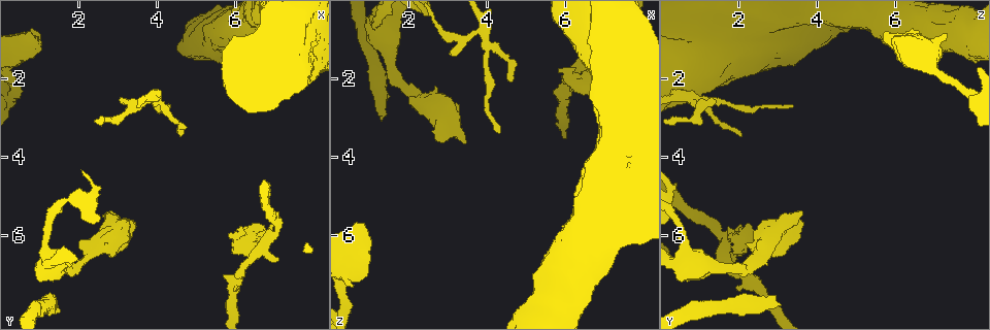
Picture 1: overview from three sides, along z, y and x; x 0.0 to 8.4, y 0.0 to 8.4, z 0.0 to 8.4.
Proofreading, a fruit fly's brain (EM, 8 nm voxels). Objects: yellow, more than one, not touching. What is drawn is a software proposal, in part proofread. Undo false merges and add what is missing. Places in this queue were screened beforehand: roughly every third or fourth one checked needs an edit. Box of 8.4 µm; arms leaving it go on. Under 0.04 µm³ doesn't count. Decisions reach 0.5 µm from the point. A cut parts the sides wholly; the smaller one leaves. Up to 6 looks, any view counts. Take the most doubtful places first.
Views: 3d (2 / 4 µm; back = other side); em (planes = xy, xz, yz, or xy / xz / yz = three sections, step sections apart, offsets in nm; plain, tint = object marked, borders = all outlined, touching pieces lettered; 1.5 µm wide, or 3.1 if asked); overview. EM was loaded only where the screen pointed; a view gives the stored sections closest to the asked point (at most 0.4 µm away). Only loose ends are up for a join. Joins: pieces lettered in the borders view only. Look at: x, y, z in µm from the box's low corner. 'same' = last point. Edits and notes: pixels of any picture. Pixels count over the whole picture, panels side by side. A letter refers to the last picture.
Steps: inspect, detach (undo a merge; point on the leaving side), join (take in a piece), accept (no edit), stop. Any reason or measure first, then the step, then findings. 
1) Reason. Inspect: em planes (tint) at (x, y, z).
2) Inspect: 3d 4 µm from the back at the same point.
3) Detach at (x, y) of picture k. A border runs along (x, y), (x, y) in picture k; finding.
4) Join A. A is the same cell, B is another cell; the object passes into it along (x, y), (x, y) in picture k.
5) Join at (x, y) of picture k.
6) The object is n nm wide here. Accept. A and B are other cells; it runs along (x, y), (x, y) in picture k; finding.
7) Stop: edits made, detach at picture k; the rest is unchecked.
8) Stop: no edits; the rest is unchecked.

Free end. Inspect: 3d 2 µm at (1.25, 7.70, 3.10).

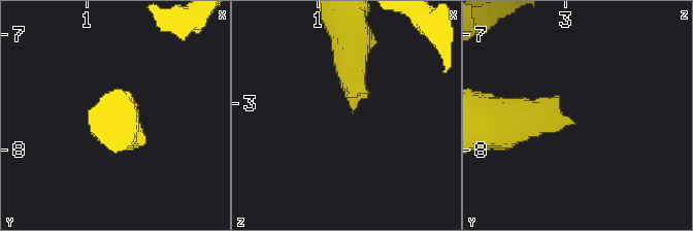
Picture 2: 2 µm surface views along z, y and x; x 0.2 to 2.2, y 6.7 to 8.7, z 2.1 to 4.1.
Inspect: em planes (borders) at (1.32, 7.74, 3.06).

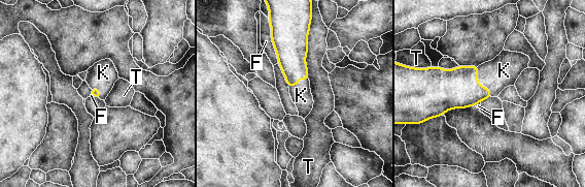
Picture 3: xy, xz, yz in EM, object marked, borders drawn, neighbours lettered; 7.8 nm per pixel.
Join K. K is the same cell, F and T are other cells; the object passes into it along (458, 87), (478, 83), (504, 70) in picture 3; the neuron continues.

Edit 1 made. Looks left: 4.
Tapers out. Inspect: 3d 4 µm at (3.05, 2.55, 1.30).

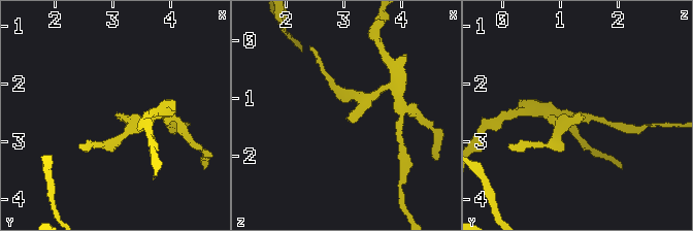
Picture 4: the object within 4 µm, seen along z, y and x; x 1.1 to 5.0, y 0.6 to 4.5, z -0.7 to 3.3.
Inspect: em planes (borders) at (3.05, 2.55, 1.40).

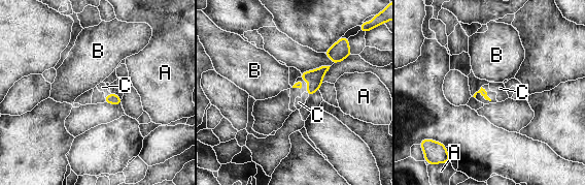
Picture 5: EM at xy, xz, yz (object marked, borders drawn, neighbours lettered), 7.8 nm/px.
Join C. C is the same cell, A and B are other cells; the object passes into it along (112, 98), (108, 95), (102, 87) in picture 5; it goes on there.

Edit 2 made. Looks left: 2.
Stop: edits made, join at picture 3, join at picture 5; the rest is unchecked.

